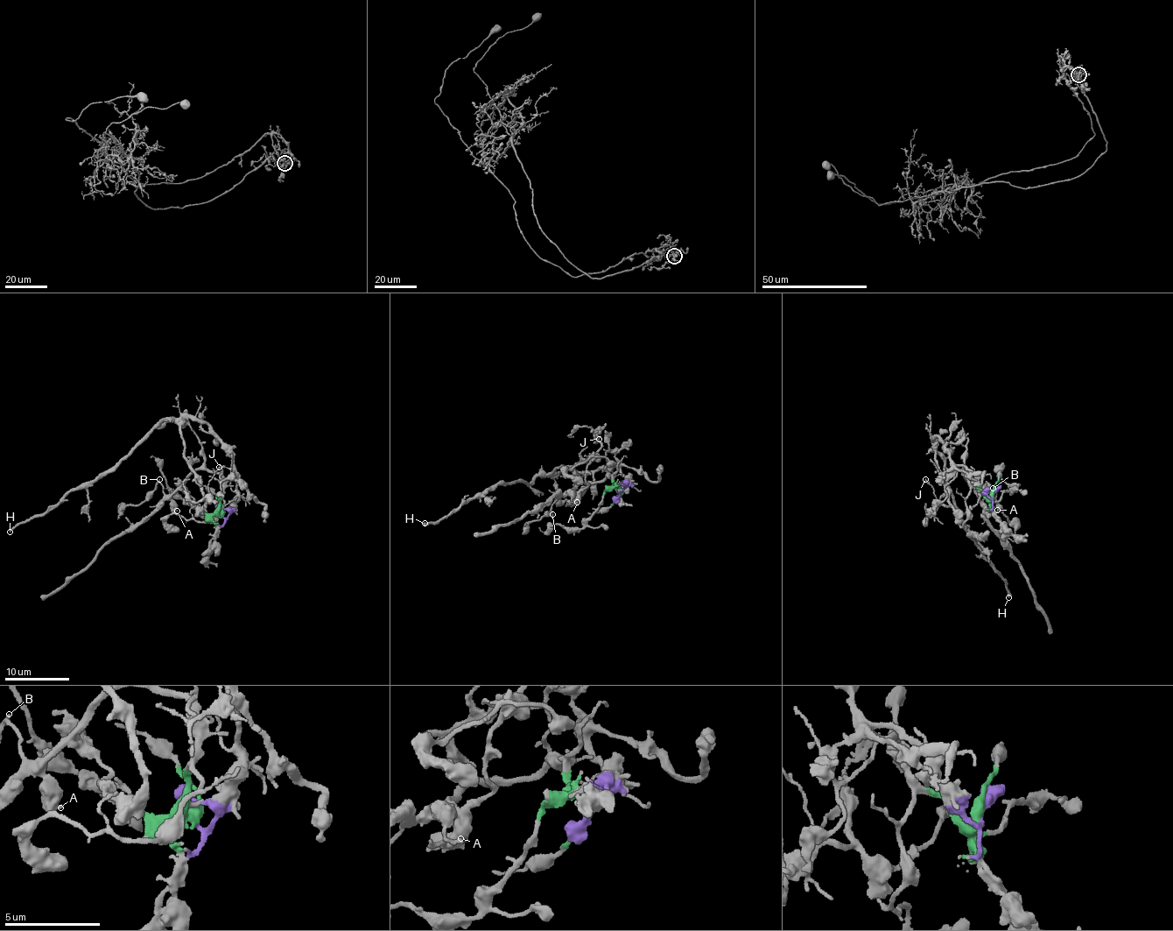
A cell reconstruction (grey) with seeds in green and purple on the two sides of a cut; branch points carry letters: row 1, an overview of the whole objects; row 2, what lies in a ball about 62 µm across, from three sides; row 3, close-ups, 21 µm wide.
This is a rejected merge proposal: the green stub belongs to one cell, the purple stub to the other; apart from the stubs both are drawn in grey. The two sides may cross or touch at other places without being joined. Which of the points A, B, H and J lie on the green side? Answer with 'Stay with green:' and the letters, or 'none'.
Stay with green: A, B

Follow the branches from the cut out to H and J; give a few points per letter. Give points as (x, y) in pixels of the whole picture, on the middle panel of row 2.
H: (619, 491), (628, 481), (614, 466), (590, 473), (562, 469), (527, 483), (518, 479), (491, 486), (424, 523)
J: (619, 491), (628, 481), (614, 466), (554, 471), (594, 453), (600, 438)

